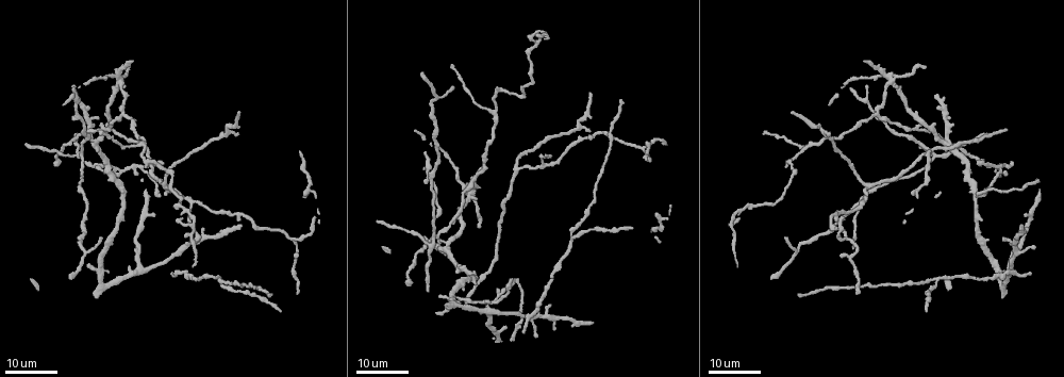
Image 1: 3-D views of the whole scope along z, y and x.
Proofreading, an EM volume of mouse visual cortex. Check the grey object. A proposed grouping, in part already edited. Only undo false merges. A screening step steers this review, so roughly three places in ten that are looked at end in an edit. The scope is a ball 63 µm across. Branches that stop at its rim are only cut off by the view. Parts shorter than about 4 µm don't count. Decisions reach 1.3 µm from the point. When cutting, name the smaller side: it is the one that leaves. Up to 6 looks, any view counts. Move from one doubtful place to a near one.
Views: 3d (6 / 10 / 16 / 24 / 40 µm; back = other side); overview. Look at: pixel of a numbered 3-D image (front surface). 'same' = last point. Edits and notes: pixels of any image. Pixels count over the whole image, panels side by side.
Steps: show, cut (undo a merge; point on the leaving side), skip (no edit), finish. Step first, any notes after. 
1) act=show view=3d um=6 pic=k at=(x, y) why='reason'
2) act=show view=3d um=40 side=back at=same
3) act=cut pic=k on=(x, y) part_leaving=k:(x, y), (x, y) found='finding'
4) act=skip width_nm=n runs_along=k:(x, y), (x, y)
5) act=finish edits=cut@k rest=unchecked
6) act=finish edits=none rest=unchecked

act=show view=3d um=16 pic=1 at=(115, 173) why='small branch off a trunk'

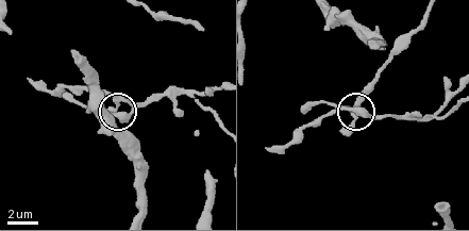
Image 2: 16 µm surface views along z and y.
act=show view=3d um=6 pic=2 at=(354, 118) why='closer look'

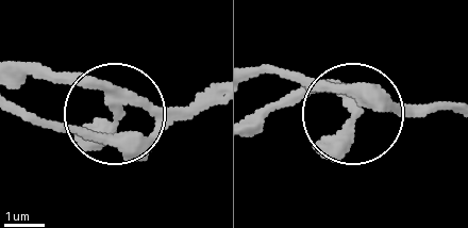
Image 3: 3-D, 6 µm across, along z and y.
act=skip arms=4 found='one neuron here'

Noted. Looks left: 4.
act=show view=3d um=24 pic=1 at=(76, 156) why='three arms meet'

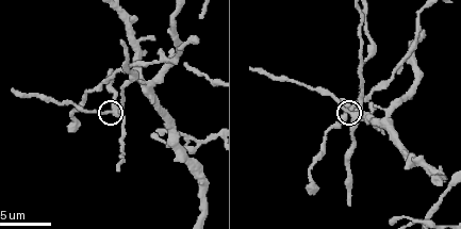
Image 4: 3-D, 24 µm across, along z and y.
act=show view=3d um=10 pic=4 at=(114, 113) why='zoom in'

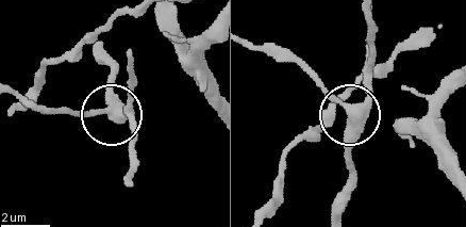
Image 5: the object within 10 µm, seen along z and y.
act=show view=3d um=6 pic=5 at=(352, 110)

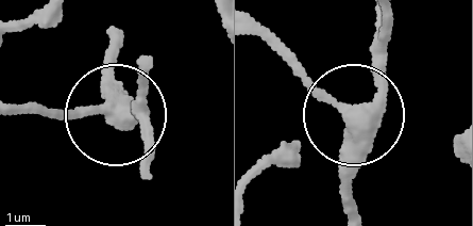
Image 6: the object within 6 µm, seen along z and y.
act=skip arms=3 found='all the same neuron'

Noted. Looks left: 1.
act=finish edits=none rest=unchecked

